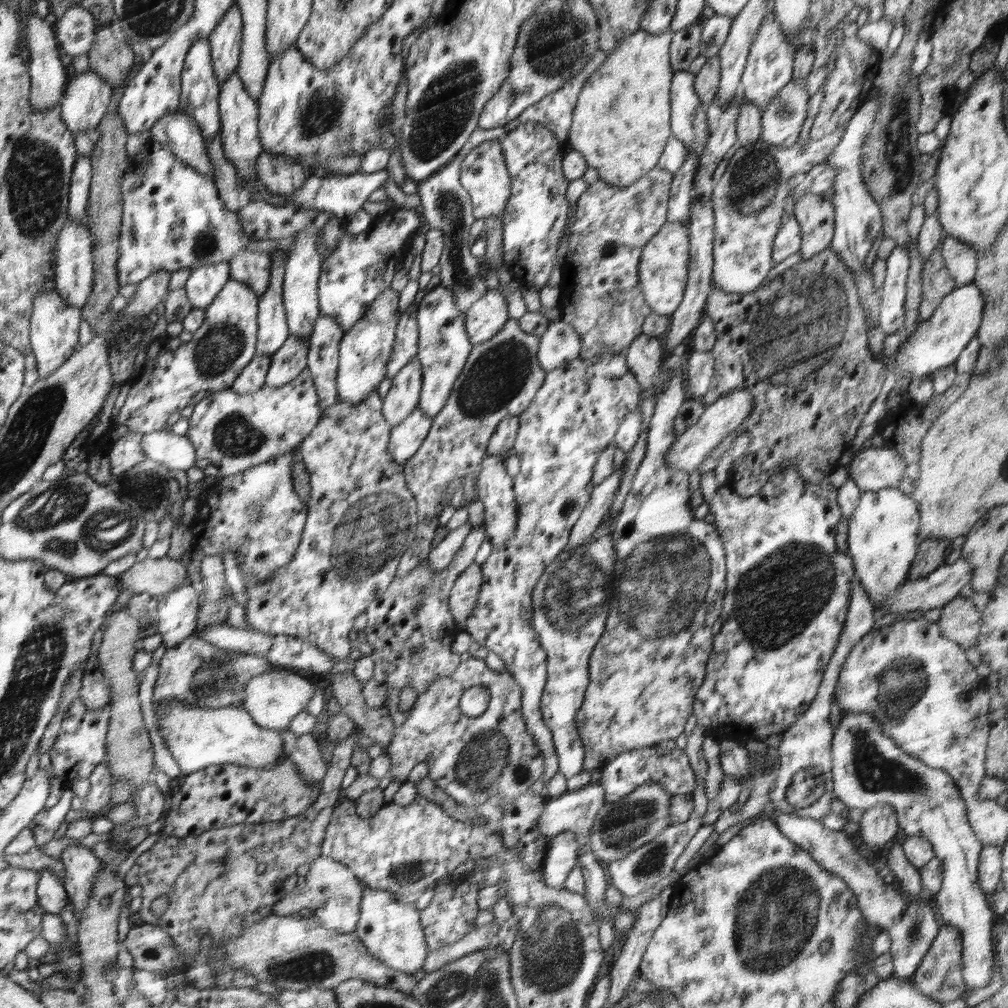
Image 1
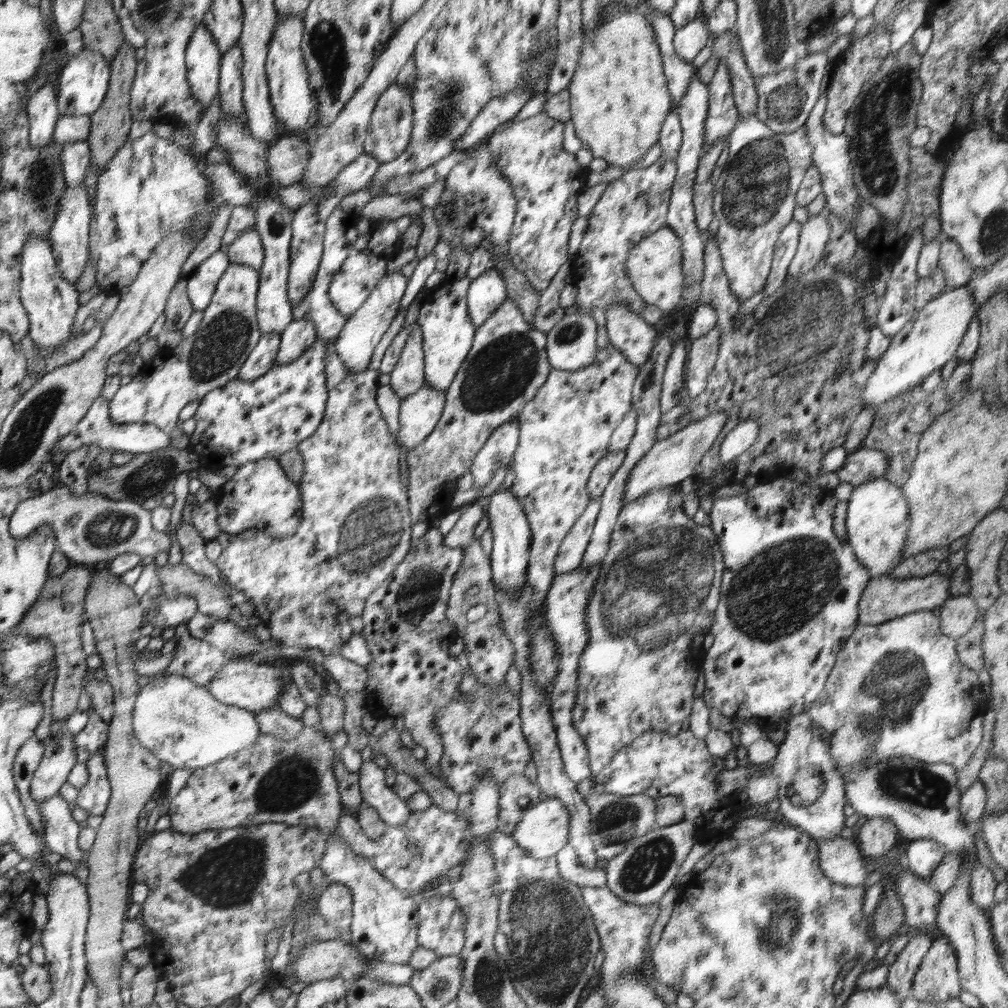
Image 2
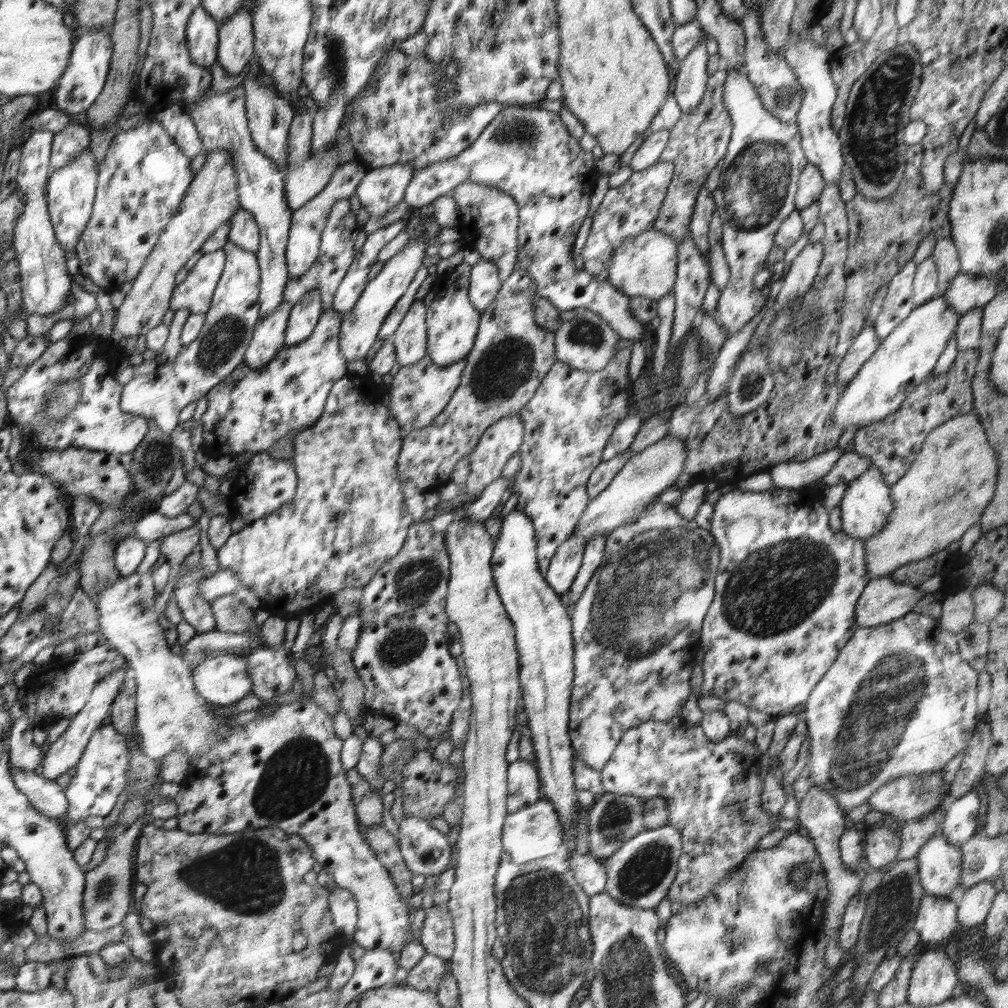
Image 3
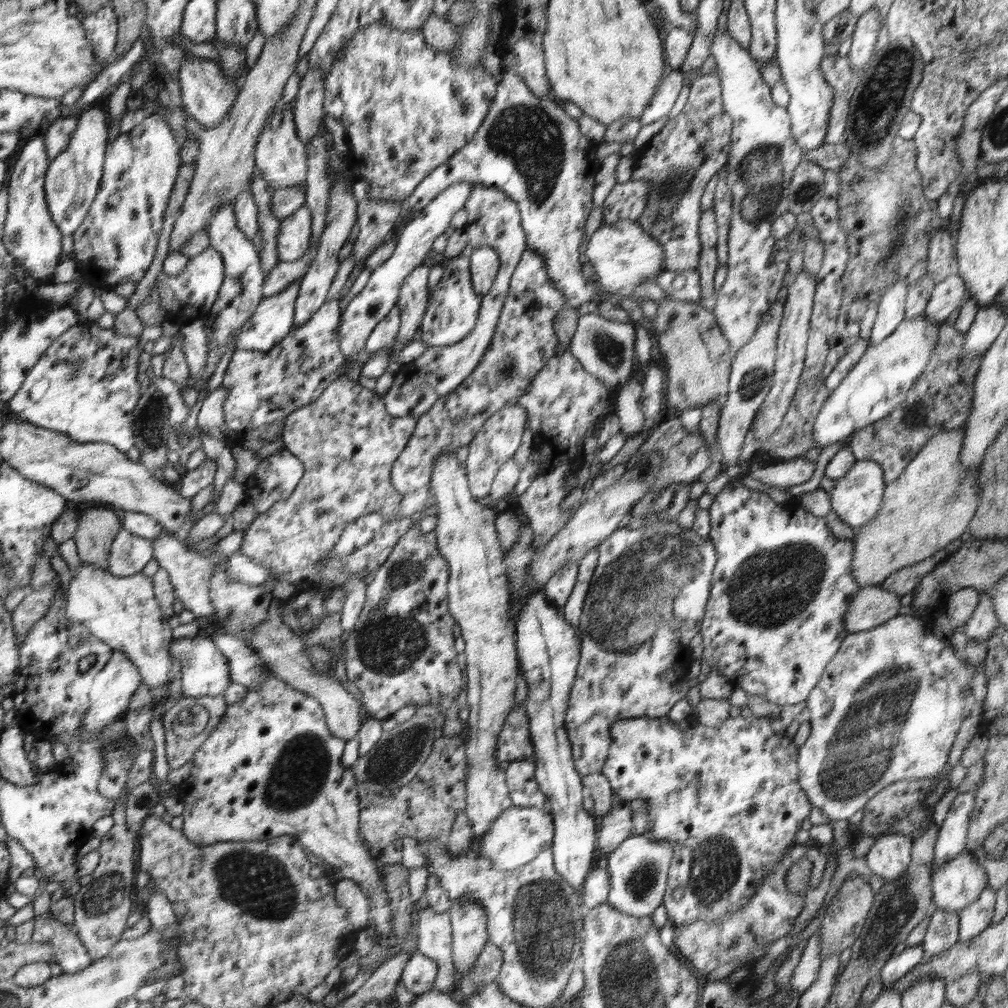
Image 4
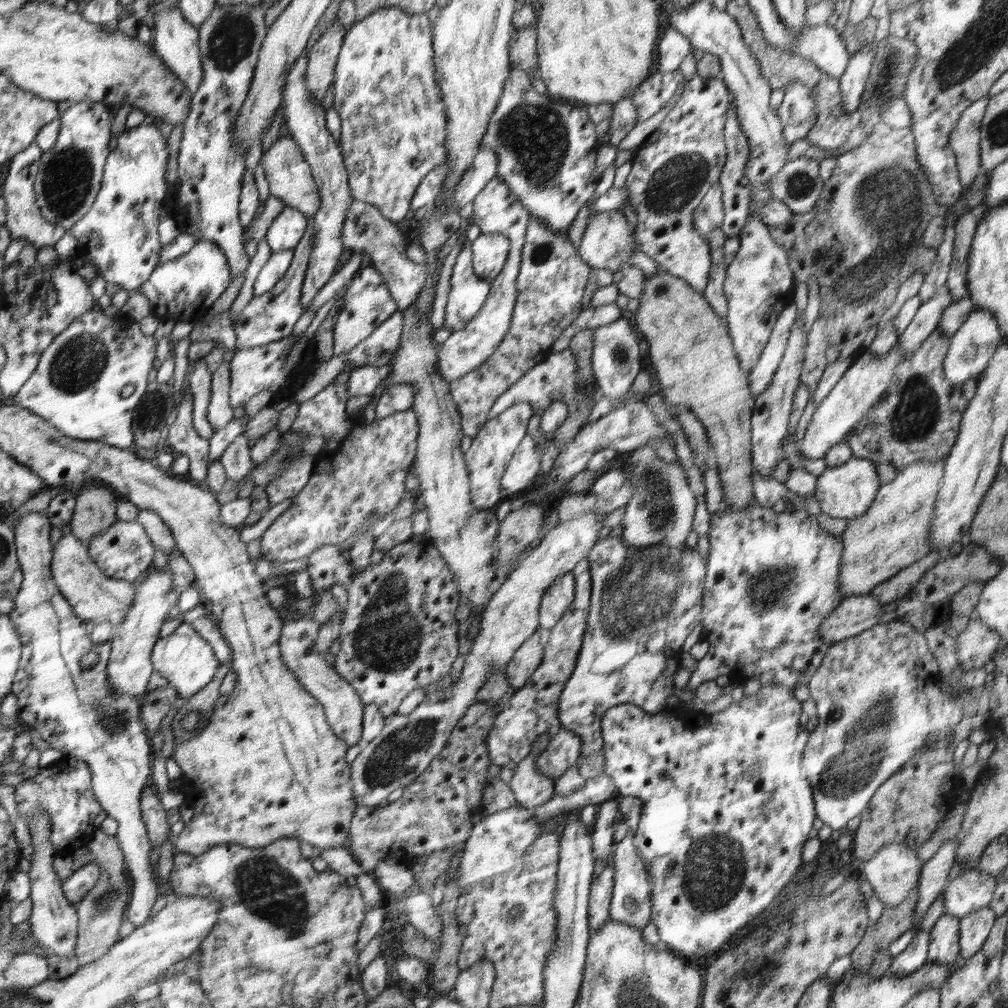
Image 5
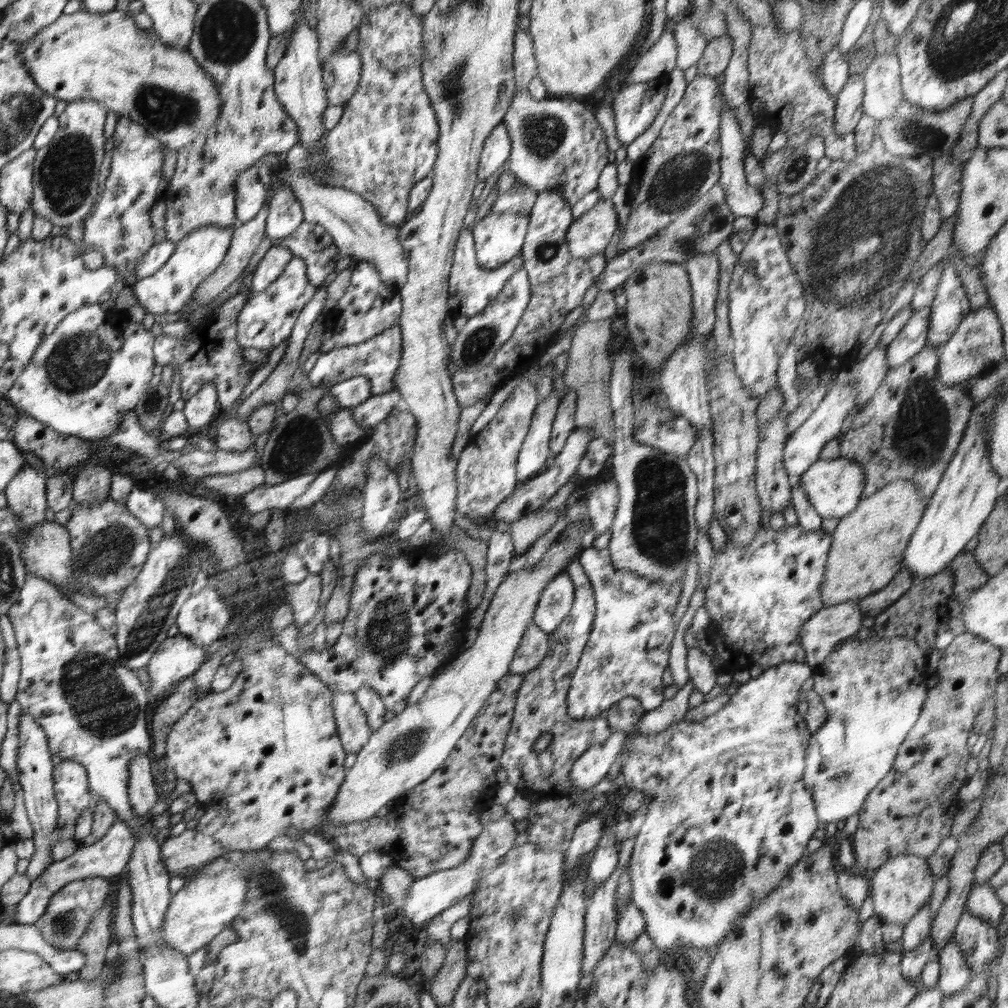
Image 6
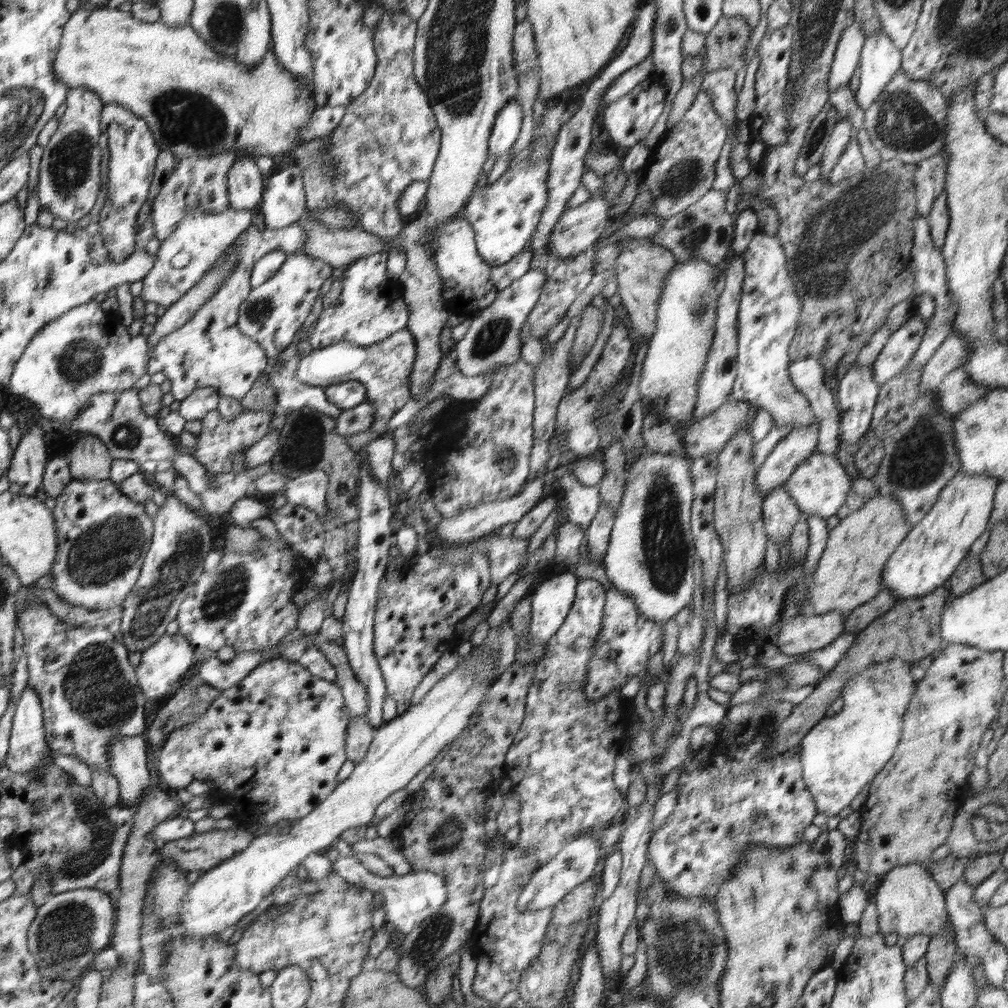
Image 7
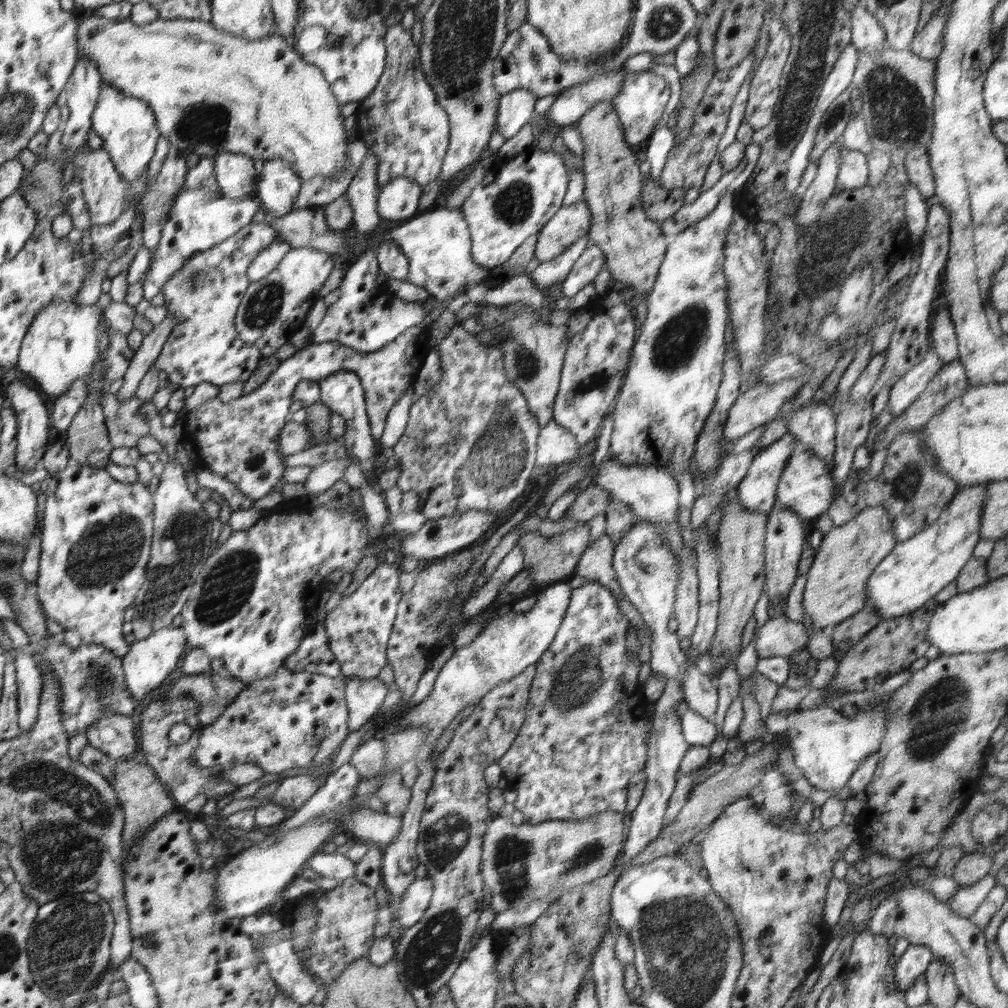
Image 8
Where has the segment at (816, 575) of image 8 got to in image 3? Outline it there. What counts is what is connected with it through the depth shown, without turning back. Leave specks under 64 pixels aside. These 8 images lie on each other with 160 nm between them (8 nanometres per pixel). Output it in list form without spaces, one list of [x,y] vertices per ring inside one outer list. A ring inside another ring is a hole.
[[[974,410],[954,415],[931,430],[906,474],[891,486],[893,511],[887,525],[870,540],[864,541],[865,563],[871,578],[890,576],[900,566],[929,557],[959,540],[968,528],[978,522],[990,504],[997,485],[998,467],[995,450],[990,446]]]

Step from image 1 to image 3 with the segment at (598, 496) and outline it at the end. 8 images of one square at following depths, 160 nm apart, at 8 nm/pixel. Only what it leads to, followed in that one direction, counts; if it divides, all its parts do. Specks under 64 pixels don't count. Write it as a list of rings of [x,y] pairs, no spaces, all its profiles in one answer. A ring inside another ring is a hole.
[[[571,534],[551,558],[545,579],[548,586],[561,598],[569,594],[574,578],[577,577],[584,549],[585,540]]]

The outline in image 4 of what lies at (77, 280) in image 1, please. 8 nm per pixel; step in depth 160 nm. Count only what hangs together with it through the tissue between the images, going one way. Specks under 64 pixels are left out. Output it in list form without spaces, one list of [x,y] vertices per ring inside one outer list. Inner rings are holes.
[[[85,107],[83,114],[76,120],[76,131],[68,141],[68,147],[62,154],[49,161],[45,175],[45,197],[48,199],[49,213],[53,221],[68,236],[80,228],[88,216],[102,182],[102,164],[108,142],[106,114],[98,107]]]

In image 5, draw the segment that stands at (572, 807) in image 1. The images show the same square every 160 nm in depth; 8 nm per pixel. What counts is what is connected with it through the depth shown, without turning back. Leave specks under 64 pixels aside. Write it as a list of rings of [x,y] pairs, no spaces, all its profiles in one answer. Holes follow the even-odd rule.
[[[520,806],[491,814],[477,822],[464,843],[460,865],[456,873],[452,873],[458,874],[455,879],[460,893],[476,881],[483,882],[491,876],[495,877],[517,867],[521,858],[528,853],[530,845],[539,836],[550,832],[545,826],[545,822],[536,820],[531,810]]]

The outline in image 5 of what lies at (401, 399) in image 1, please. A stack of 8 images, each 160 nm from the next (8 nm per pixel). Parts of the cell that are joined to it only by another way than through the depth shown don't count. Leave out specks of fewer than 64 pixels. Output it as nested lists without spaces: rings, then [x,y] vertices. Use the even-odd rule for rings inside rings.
[[[353,199],[342,229],[342,246],[344,250],[352,253],[364,254],[366,262],[381,271],[392,296],[397,298],[398,310],[402,312],[409,309],[410,305],[416,302],[427,279],[427,266],[407,258],[404,236],[400,233],[398,224],[396,226],[396,223],[387,219],[378,207]]]

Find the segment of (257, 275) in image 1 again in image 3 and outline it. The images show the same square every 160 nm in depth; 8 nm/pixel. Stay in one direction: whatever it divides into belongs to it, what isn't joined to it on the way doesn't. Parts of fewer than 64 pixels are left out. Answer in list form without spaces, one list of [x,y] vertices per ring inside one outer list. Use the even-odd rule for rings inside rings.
[[[238,208],[230,218],[230,240],[246,251],[256,253],[260,249],[260,227],[252,211]]]

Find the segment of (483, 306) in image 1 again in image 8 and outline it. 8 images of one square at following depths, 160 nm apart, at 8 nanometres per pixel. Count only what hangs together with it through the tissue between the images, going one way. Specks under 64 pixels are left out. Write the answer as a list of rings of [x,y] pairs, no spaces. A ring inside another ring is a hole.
[[[531,148],[518,156],[506,159],[493,171],[486,174],[459,208],[469,226],[472,240],[470,256],[475,264],[485,269],[492,269],[510,259],[518,246],[526,241],[526,238],[530,238],[531,234],[538,233],[546,222],[560,210],[569,183],[569,171],[566,169],[562,157],[553,151],[542,151],[536,148]]]

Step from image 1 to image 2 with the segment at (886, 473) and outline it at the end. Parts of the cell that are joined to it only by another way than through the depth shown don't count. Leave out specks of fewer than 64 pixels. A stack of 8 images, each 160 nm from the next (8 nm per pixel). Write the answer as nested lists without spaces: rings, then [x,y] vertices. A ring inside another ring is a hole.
[[[860,447],[849,453],[837,471],[841,483],[850,483],[855,487],[872,478],[884,477],[888,469],[889,458],[886,453]]]

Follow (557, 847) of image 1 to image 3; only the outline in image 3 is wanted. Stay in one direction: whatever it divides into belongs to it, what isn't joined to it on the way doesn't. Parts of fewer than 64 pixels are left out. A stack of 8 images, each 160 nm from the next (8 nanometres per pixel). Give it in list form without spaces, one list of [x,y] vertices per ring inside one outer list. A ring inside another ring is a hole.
[[[578,850],[570,851],[567,852],[567,862],[576,882],[589,897],[605,890],[607,873],[603,861],[597,855],[583,855]]]

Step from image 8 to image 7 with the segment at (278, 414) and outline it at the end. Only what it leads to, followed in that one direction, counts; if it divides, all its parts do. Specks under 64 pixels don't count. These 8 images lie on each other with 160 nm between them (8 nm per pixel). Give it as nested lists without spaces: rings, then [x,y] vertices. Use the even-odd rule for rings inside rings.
[[[402,329],[376,345],[359,348],[352,343],[336,343],[313,350],[300,359],[296,376],[300,382],[324,388],[339,383],[357,381],[366,390],[367,400],[375,408],[375,419],[370,430],[379,435],[386,432],[386,423],[404,406],[410,396],[410,373],[415,359],[415,340],[409,330]],[[243,409],[233,420],[224,419],[224,415],[218,410],[213,410],[201,418],[202,430],[197,437],[196,449],[191,451],[196,462],[200,463],[210,473],[242,473],[252,469],[246,463],[246,452],[261,440],[262,436],[268,436],[270,426],[270,414]]]

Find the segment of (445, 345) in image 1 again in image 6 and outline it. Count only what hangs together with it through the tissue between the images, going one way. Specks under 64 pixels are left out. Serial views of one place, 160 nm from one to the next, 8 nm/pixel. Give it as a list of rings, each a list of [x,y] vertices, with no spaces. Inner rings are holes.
[[[471,228],[462,229],[456,240],[449,274],[449,301],[447,302],[449,318],[453,320],[458,316],[465,316],[468,319],[482,312],[488,303],[498,296],[498,293],[505,286],[505,282],[522,266],[523,259],[520,255],[492,270],[480,266],[476,259],[473,231]]]

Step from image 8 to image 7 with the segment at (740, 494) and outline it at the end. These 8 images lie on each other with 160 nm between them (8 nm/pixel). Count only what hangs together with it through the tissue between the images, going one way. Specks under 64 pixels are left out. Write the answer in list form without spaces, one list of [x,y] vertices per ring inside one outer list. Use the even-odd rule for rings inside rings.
[[[814,421],[809,425],[797,428],[789,432],[778,444],[770,451],[766,460],[759,466],[755,476],[755,485],[759,493],[766,496],[776,486],[784,485],[790,475],[800,466],[813,452],[817,450],[819,424]]]

